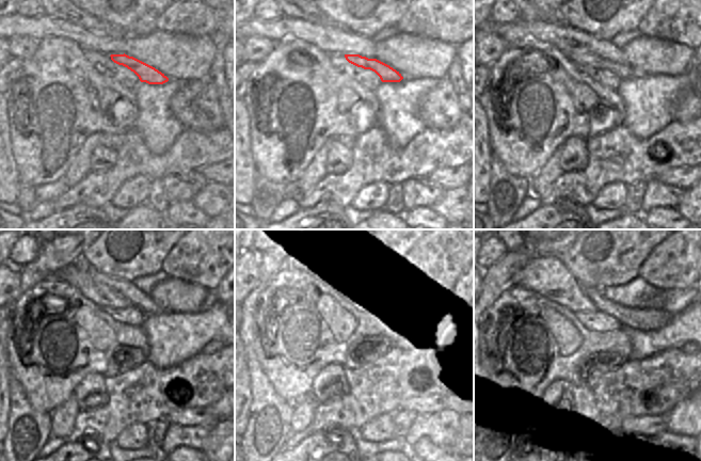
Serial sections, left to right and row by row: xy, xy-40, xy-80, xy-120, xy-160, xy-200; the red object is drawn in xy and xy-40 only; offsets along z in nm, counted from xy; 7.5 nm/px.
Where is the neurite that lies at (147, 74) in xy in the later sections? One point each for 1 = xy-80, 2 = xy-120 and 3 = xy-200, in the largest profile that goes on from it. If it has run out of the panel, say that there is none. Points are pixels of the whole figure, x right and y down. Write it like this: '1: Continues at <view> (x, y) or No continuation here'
1: Continues at xy-80 (583, 58)
2: Continues at xy-120 (100, 295)
3: Continues at xy-200 (551, 273).

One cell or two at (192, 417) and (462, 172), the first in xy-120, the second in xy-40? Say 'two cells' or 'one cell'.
one cell

